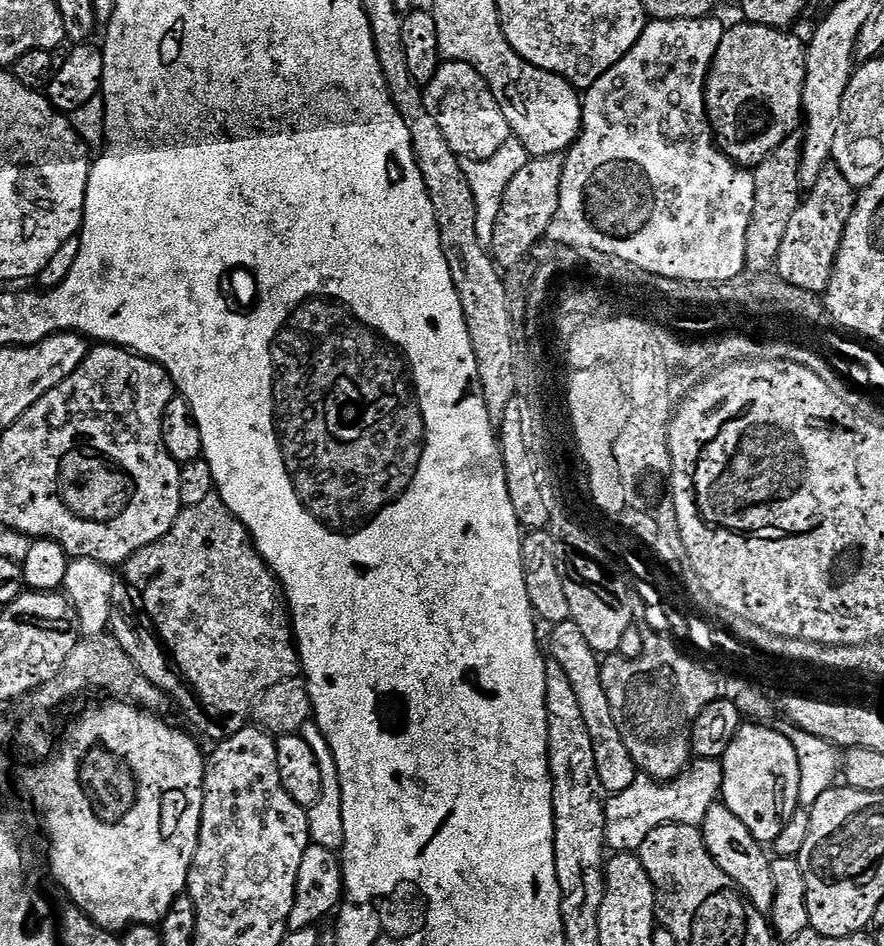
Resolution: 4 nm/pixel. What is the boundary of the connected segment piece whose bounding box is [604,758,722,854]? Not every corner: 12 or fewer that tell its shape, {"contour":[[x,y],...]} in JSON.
{"contour":[[720,760],[673,780],[637,775],[611,793],[604,838],[639,853],[663,824],[700,828],[717,803]]}

